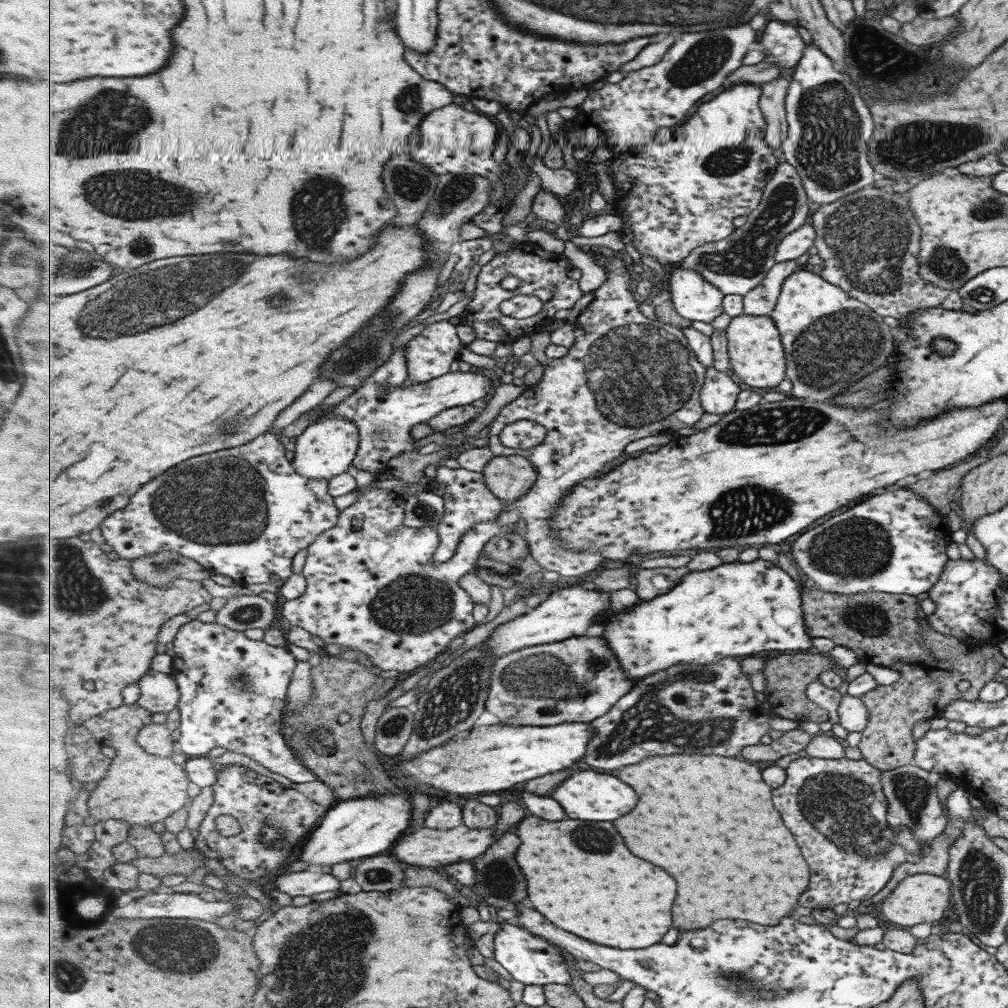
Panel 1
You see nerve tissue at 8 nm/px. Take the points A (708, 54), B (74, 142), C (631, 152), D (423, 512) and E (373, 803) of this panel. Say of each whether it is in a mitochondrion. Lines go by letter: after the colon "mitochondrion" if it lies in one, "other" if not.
A: mitochondrion
B: mitochondrion
C: other
D: mitochondrion
E: other

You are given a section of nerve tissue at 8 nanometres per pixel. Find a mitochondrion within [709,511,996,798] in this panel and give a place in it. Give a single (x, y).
(855, 548)

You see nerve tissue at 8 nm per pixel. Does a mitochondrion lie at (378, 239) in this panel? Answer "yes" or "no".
no

